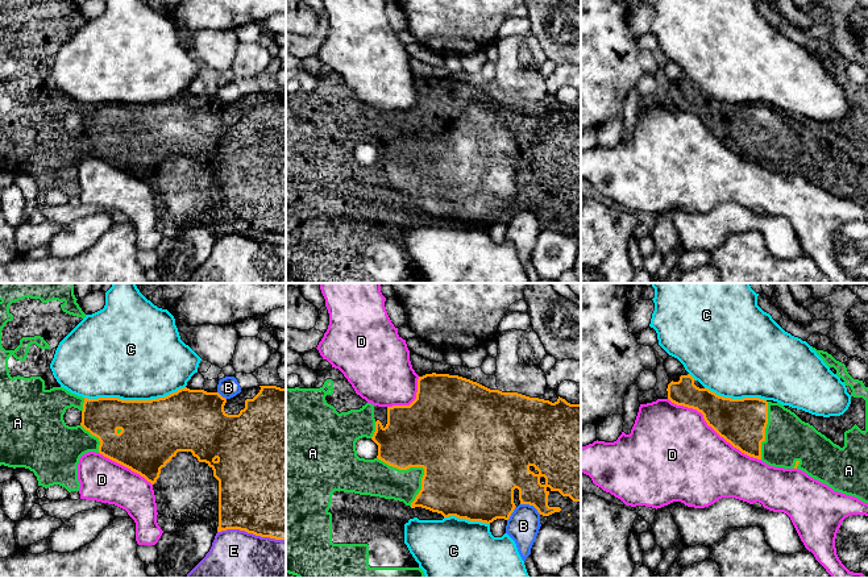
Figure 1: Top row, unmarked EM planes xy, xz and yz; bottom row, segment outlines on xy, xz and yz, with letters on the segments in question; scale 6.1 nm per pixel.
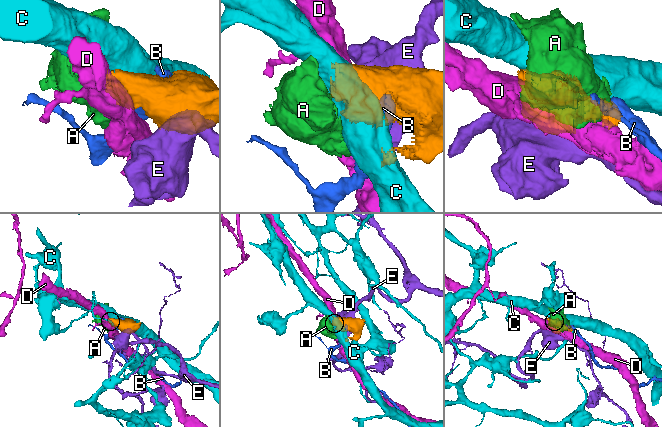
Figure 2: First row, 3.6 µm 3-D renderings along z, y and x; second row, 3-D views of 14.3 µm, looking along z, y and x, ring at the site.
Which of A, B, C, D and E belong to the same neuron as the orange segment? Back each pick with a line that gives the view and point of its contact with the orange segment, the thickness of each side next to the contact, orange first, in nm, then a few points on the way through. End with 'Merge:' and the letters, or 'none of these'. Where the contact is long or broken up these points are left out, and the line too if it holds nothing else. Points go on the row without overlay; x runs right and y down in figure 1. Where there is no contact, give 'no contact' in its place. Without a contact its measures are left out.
A: contact xz (419, 171); calibres 500 and 200 nm
Merge: A

